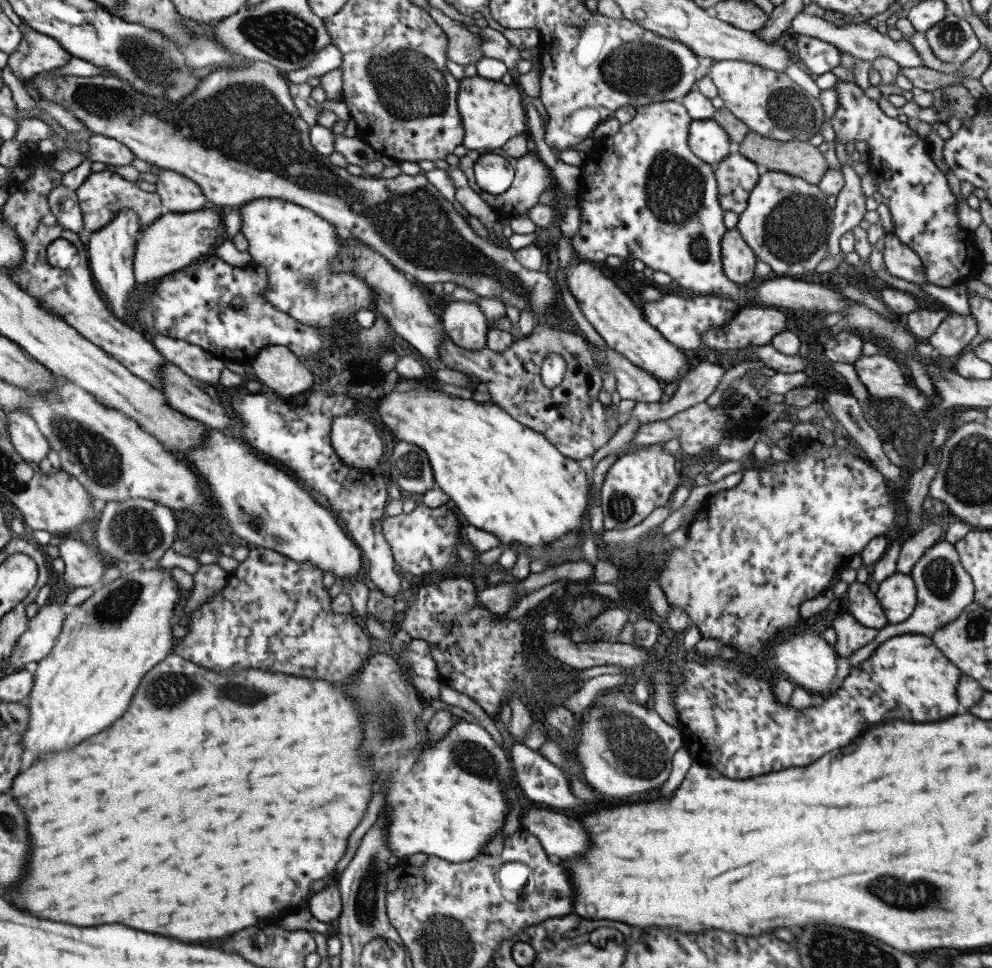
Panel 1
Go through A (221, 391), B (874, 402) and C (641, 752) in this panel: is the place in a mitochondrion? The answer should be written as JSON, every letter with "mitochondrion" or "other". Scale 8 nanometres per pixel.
{"A":"other","B":"other","C":"mitochondrion"}

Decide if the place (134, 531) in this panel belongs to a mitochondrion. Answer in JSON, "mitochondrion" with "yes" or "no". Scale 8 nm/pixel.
{"mitochondrion":"yes"}

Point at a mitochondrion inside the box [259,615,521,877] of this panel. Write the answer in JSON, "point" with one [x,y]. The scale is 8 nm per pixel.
{"point":[389,725]}

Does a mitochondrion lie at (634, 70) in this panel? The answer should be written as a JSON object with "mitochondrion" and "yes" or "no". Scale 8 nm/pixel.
{"mitochondrion":"yes"}

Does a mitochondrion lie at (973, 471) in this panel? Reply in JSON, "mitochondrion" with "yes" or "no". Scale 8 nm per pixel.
{"mitochondrion":"yes"}

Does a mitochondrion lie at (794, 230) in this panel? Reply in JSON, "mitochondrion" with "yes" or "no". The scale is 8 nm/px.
{"mitochondrion":"yes"}

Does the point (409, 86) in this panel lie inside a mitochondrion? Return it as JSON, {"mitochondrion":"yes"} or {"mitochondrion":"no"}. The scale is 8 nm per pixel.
{"mitochondrion":"yes"}

